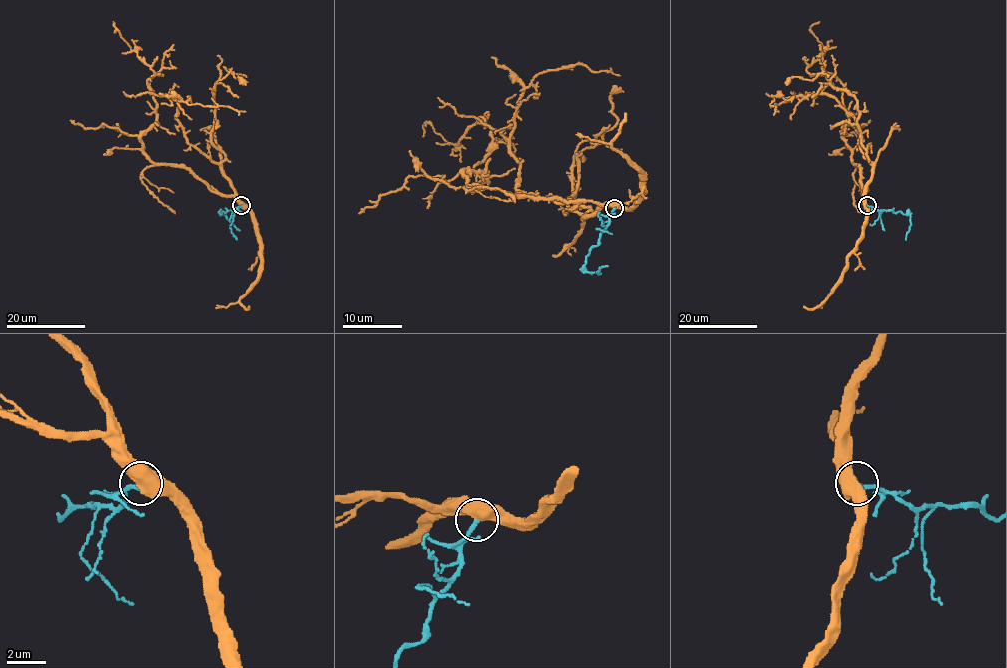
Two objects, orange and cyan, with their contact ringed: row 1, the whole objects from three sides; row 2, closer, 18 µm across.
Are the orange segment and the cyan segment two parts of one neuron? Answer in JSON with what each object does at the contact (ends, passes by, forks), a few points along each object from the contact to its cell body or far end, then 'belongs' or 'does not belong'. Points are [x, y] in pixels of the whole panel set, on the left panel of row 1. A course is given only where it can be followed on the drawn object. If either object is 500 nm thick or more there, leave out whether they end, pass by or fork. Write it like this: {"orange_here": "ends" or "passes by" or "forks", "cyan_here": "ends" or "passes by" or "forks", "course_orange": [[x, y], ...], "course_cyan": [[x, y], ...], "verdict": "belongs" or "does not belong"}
{"course_orange": [[241, 205], [188, 170], [155, 164], [145, 153], [141, 136], [157, 115], [147, 81], [160, 74], [113, 22]], "course_cyan": [[241, 205], [222, 214], [231, 221], [231, 232], [237, 240]], "verdict": "belongs"}

